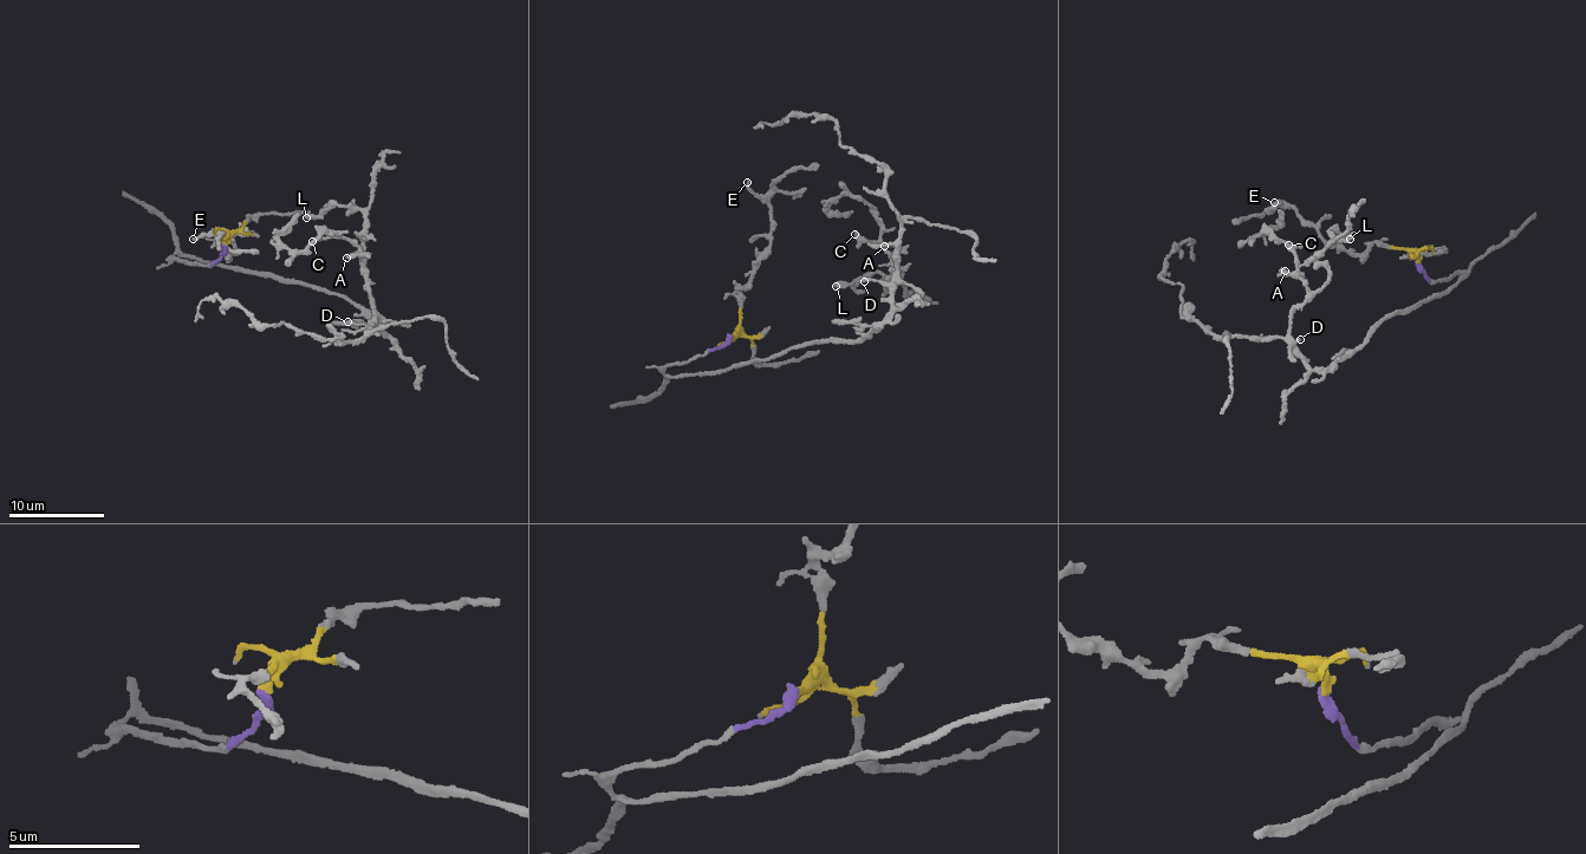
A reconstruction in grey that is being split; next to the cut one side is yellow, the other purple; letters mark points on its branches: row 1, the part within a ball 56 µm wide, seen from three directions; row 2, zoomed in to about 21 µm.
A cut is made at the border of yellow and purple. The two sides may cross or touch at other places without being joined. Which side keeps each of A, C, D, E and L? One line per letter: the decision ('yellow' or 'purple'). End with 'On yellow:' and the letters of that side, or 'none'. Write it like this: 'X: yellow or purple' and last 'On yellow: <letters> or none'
A: purple
C: purple
D: purple
E: yellow
L: purple
On yellow: E

